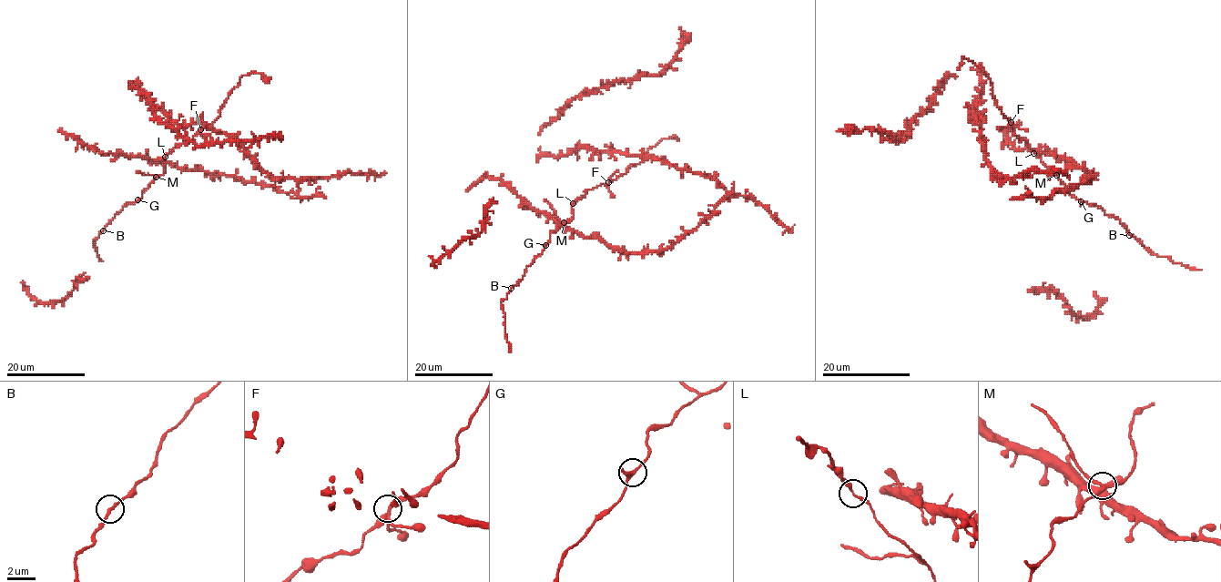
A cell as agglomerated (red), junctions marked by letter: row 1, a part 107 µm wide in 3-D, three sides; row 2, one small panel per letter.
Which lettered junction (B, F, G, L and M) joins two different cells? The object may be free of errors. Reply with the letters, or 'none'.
M

